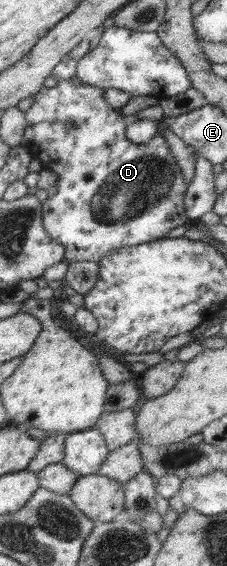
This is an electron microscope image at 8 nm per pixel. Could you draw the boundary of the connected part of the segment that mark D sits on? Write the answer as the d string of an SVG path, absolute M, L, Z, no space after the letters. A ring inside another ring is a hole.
M70 77L66 80L56 81L54 87L47 88L41 86L39 91L32 95L33 104L24 111L25 127L22 145L26 146L33 158L39 159L41 167L51 170L58 177L55 194L49 198L47 197L44 202L41 202L40 218L42 219L42 226L47 236L53 242L65 248L65 255L63 255L62 261L67 263L77 261L93 261L99 263L99 259L101 259L103 255L107 255L109 251L113 251L113 249L129 247L129 245L141 245L163 238L165 234L171 232L174 227L183 225L186 221L190 222L188 215L185 213L183 203L184 195L188 190L187 184L183 180L183 176L181 176L179 166L175 164L175 158L173 158L163 135L157 131L145 144L131 143L124 134L125 117L117 108L110 107L102 96L103 94L104 89L101 89L99 86L87 85L80 79Z

